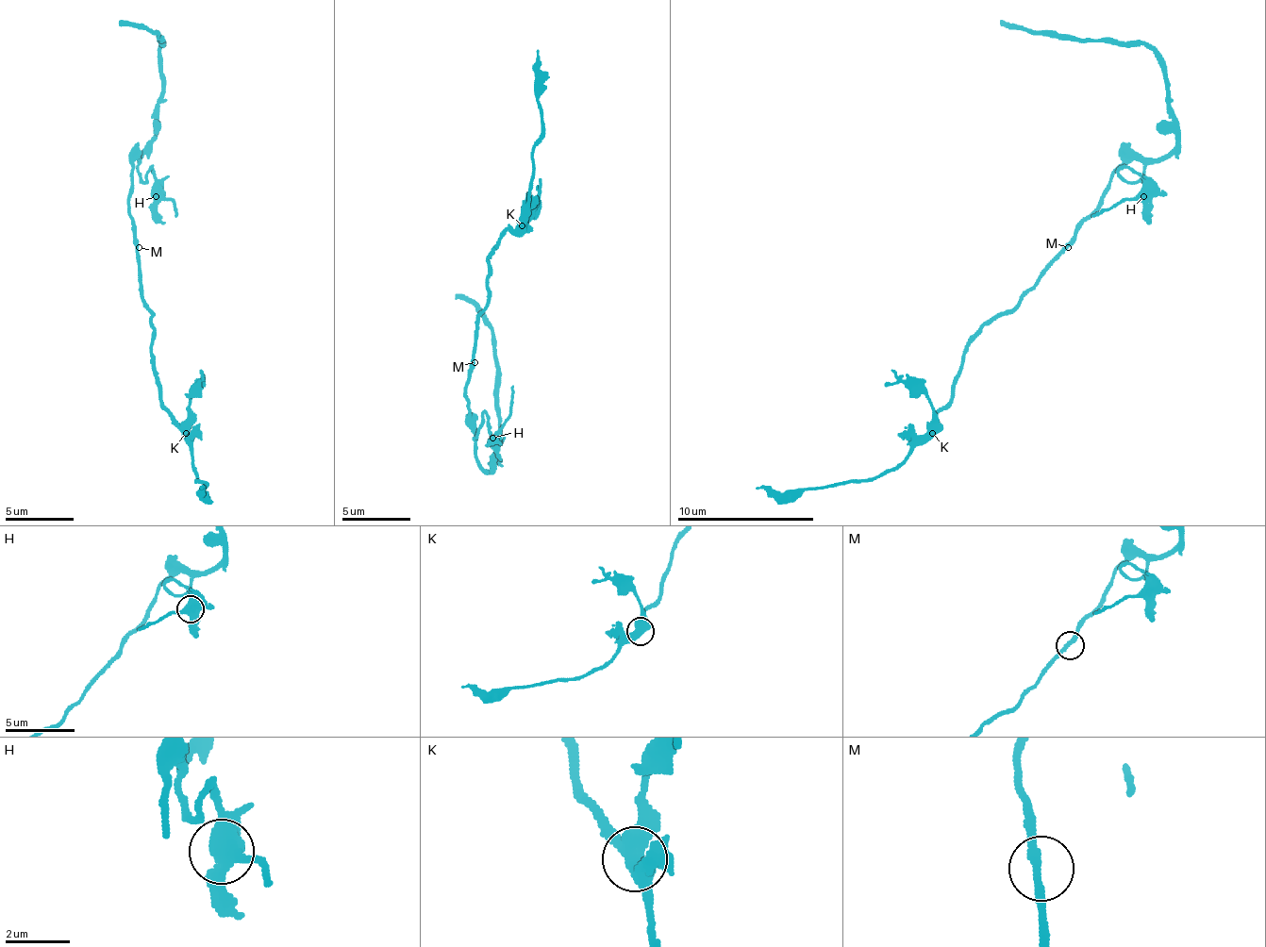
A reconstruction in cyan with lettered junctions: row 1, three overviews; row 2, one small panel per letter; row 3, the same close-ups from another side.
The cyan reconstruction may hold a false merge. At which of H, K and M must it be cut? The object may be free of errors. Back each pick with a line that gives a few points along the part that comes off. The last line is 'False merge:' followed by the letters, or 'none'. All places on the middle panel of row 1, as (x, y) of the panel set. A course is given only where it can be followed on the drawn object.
False merge: none

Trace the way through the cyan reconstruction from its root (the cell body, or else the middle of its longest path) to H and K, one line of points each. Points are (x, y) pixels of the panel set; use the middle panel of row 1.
H: (472, 358), (472, 375), (465, 383), (468, 420), (474, 430), (474, 438), (482, 413), (492, 438)
K: (472, 358), (474, 318), (489, 297), (489, 256), (506, 232), (516, 232), (523, 224)

